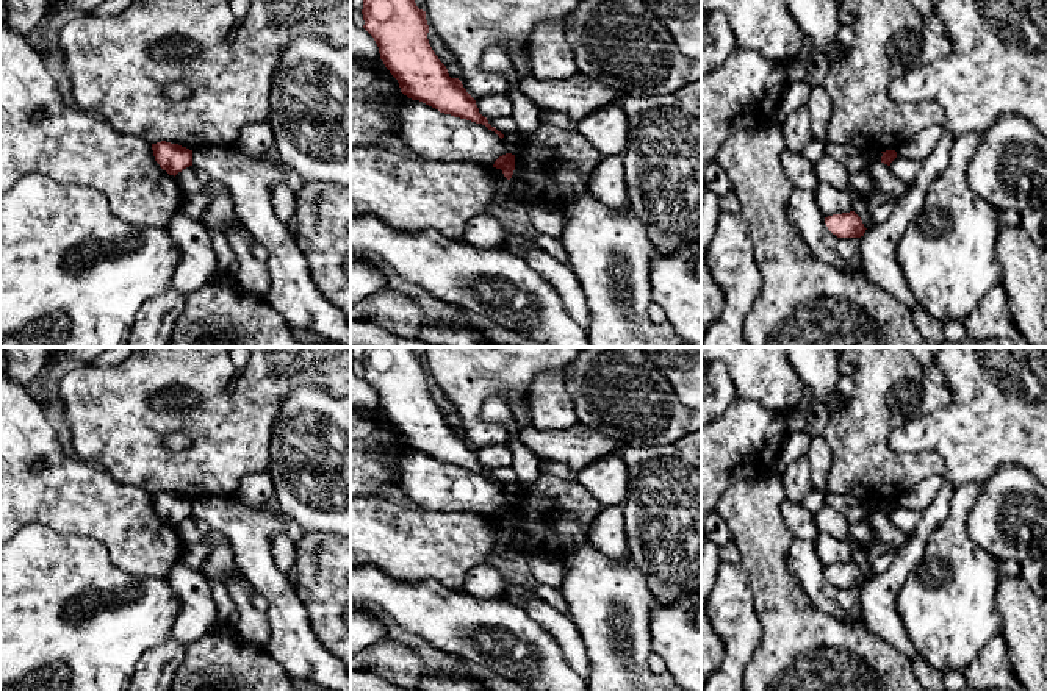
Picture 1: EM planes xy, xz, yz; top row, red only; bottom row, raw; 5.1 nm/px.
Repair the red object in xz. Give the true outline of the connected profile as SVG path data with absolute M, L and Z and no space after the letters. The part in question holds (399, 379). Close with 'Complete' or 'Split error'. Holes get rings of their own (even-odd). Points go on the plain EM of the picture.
M365 347L362 364L363 378L374 388L380 410L404 446L440 463L482 474L504 488L432 400L426 361L416 356L415 347Z. Complete

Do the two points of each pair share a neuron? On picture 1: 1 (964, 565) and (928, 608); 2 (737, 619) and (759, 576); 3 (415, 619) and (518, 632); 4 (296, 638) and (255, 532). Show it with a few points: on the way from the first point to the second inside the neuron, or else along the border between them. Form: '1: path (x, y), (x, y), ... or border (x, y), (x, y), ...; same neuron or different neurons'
1: path (957, 576), (955, 585), (939, 601); same neuron
2: border (737, 565), (747, 577), (753, 612), (761, 627); different neurons
3: path (440, 619), (449, 619), (482, 632), (493, 632); same neuron
4: path (285, 612), (279, 591), (262, 574), (255, 558); same neuron

